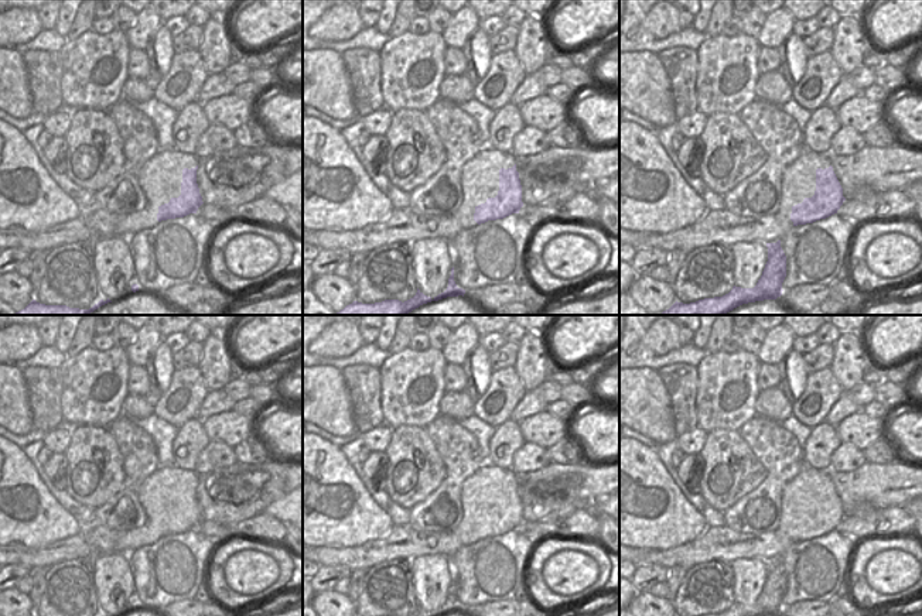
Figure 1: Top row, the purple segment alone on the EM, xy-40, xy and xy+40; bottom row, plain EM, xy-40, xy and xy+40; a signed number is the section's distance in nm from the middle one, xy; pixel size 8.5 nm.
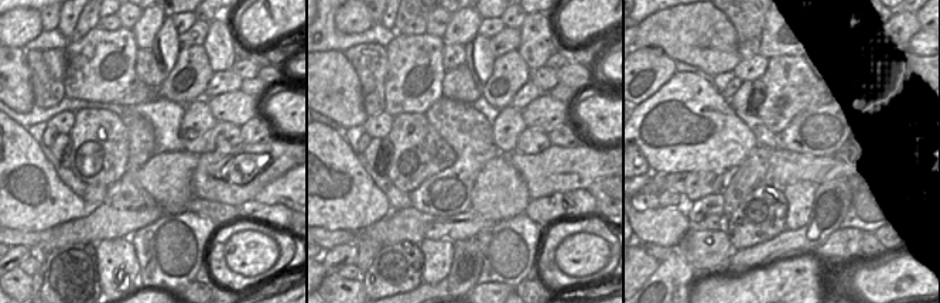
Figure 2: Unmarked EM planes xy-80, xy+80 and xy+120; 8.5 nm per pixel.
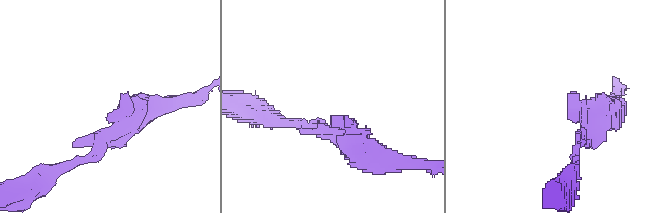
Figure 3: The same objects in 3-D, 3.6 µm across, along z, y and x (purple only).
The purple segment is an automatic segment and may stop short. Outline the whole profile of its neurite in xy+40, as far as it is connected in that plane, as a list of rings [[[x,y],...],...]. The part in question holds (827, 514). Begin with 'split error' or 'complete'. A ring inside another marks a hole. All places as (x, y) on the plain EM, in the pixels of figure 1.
complete; [[[833,483],[816,486],[816,507],[812,514],[792,523],[790,537],[793,543],[813,540],[826,535],[840,526],[846,514]]]

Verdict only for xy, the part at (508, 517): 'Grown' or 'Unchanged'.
Unchanged.

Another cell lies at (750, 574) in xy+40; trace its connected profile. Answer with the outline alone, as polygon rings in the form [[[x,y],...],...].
[[[738,558],[733,561],[734,602],[754,605],[768,578],[768,564],[761,558]]]

